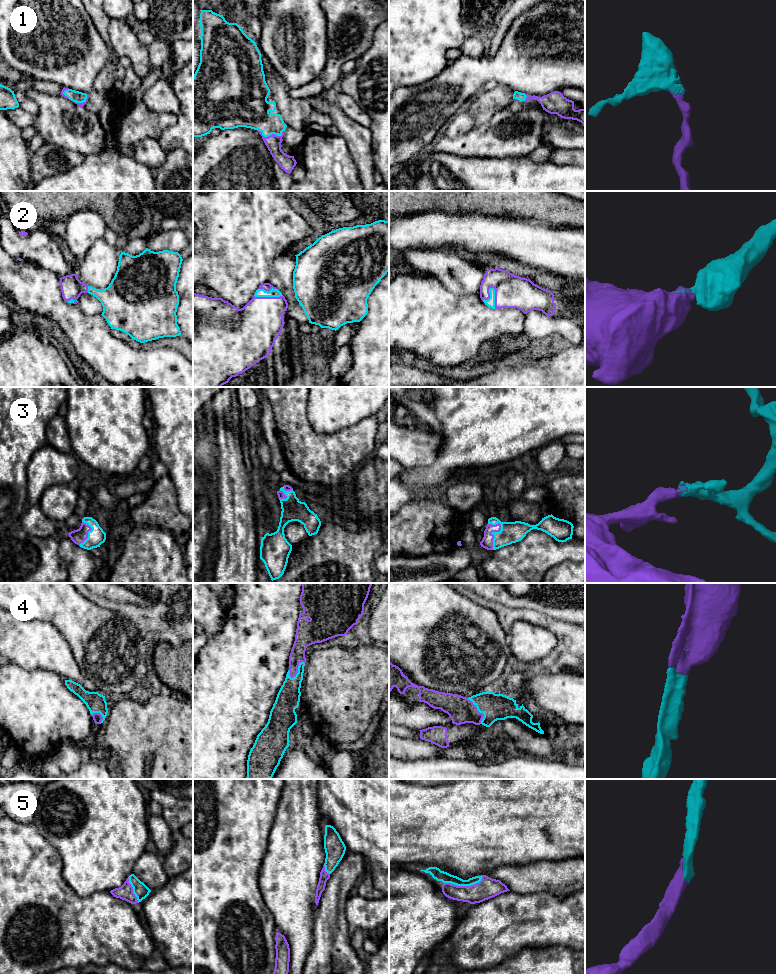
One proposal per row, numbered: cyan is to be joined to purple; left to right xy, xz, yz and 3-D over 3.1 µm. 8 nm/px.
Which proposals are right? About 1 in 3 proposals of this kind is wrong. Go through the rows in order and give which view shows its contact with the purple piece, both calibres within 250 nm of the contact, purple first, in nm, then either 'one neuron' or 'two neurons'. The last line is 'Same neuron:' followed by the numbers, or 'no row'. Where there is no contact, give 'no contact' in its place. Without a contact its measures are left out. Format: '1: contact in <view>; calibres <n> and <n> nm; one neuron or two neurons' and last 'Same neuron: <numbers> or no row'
1: contact in xz; calibres 130 and 280 nm; one neuron
2: contact in yz; calibres 260 and 70 nm; one neuron
3: contact in yz; calibres 100 and 180 nm; one neuron
4: contact in xz; calibres 130 and 190 nm; one neuron
5: contact in yz; calibres 170 and 90 nm; one neuron
Same neuron: 1, 2, 3, 4, 5

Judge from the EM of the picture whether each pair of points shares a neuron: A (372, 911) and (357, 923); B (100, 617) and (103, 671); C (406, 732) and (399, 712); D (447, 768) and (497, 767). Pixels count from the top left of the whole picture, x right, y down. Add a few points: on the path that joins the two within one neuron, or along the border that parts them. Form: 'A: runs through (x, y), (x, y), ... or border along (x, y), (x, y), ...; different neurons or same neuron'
A: runs through (368, 914), (361, 919); same neuron
B: runs through (100, 630), (100, 640), (103, 643), (103, 658); same neuron
C: border along (399, 724), (418, 730); different neurons
D: runs through (459, 768), (485, 768); same neuron

